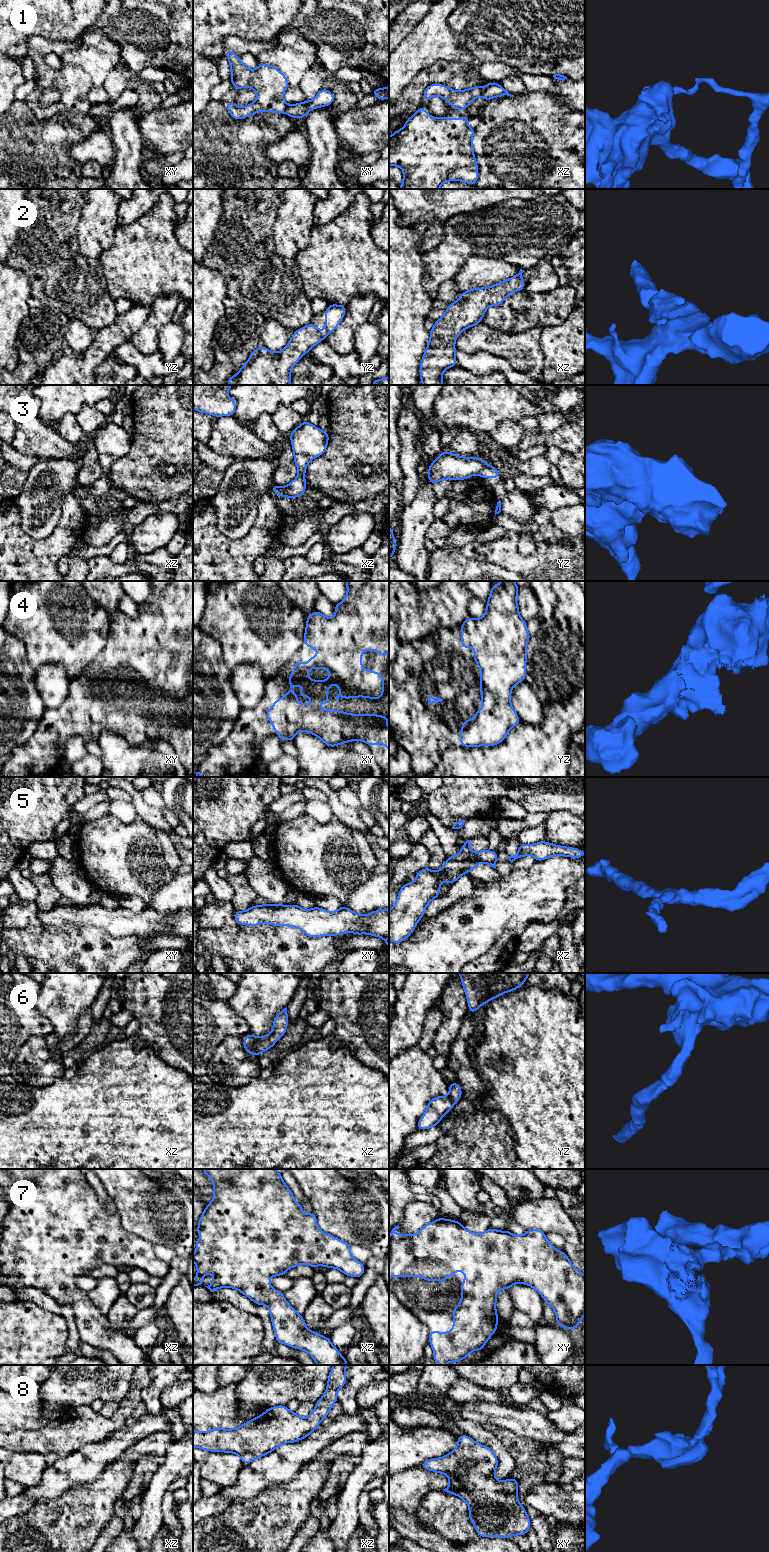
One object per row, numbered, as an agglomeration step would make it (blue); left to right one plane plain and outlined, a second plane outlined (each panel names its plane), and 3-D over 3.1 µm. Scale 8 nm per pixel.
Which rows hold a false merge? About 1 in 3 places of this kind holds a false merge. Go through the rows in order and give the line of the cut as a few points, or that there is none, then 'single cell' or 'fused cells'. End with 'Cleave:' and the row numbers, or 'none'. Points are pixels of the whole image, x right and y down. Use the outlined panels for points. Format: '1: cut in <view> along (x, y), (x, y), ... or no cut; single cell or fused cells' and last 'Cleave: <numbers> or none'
1: cut in xz along (483, 88), (480, 95); fused cells
2: no cut; single cell
3: cut in yz along (487, 465), (479, 474); fused cells
4: no cut; single cell
5: no cut; single cell
6: no cut; single cell
7: no cut; single cell
8: no cut; single cell
Cleave: 1, 3

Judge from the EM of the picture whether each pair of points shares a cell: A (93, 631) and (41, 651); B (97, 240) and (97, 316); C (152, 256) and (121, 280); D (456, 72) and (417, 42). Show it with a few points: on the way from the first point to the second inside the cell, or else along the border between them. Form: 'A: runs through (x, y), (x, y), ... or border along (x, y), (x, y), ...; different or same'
A: runs through (80, 644), (54, 644); same
B: border along (78, 244), (78, 252), (81, 255), (98, 259); different
C: runs through (144, 261), (129, 275); same
D: border along (464, 63), (437, 61), (421, 73); different

